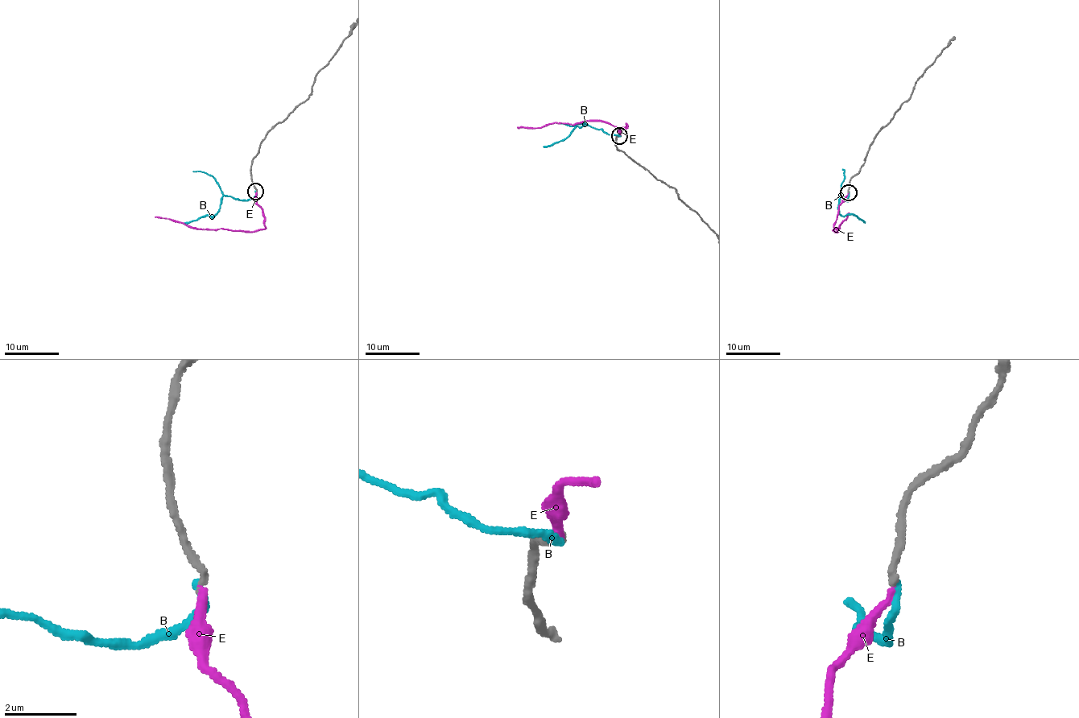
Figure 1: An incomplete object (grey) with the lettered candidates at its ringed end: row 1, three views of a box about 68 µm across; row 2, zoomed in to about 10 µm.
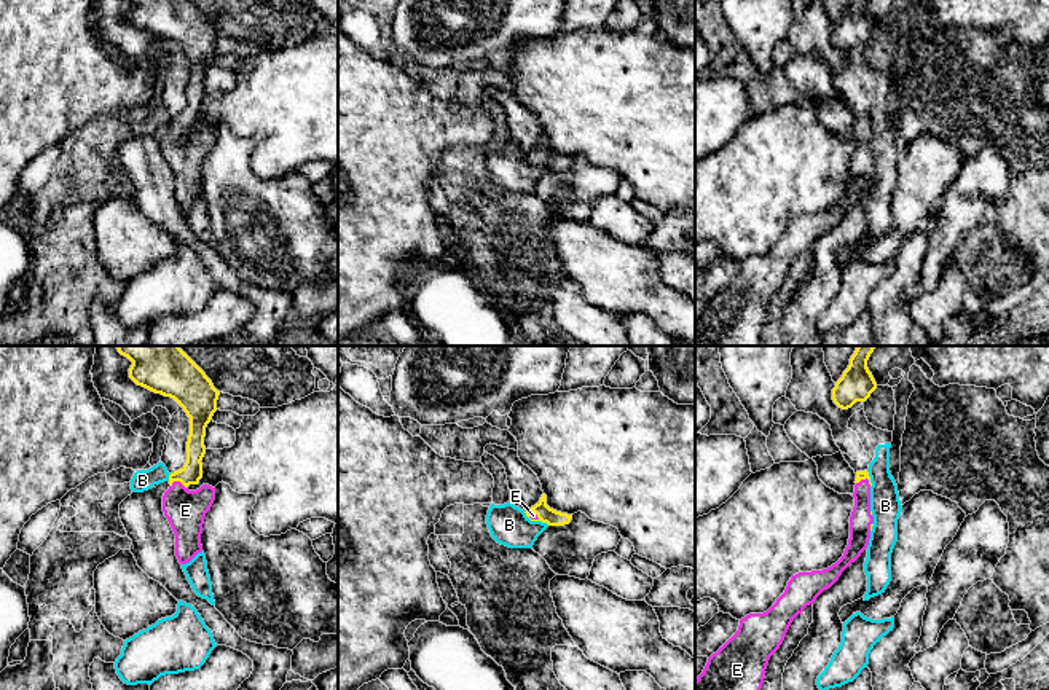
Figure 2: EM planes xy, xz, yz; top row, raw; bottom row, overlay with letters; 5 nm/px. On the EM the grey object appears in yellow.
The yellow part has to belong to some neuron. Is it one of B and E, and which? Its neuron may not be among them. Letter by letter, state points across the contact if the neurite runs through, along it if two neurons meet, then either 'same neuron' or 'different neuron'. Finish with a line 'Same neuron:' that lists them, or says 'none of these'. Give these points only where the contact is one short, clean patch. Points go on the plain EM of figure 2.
B: along xz (523, 155), (531, 163), (541, 163), (549, 168) | different neuron
E: across xy (192, 115), (179, 123), (179, 147), (185, 153) | same neuron
Same neuron: E

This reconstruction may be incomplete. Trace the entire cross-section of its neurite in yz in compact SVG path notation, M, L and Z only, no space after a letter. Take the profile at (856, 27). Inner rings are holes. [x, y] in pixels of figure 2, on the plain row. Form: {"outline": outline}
{"outline": "M851 0L848 11L832 32L834 46L848 53L856 45L866 45L877 32L877 25L867 11L869 0Z"}

